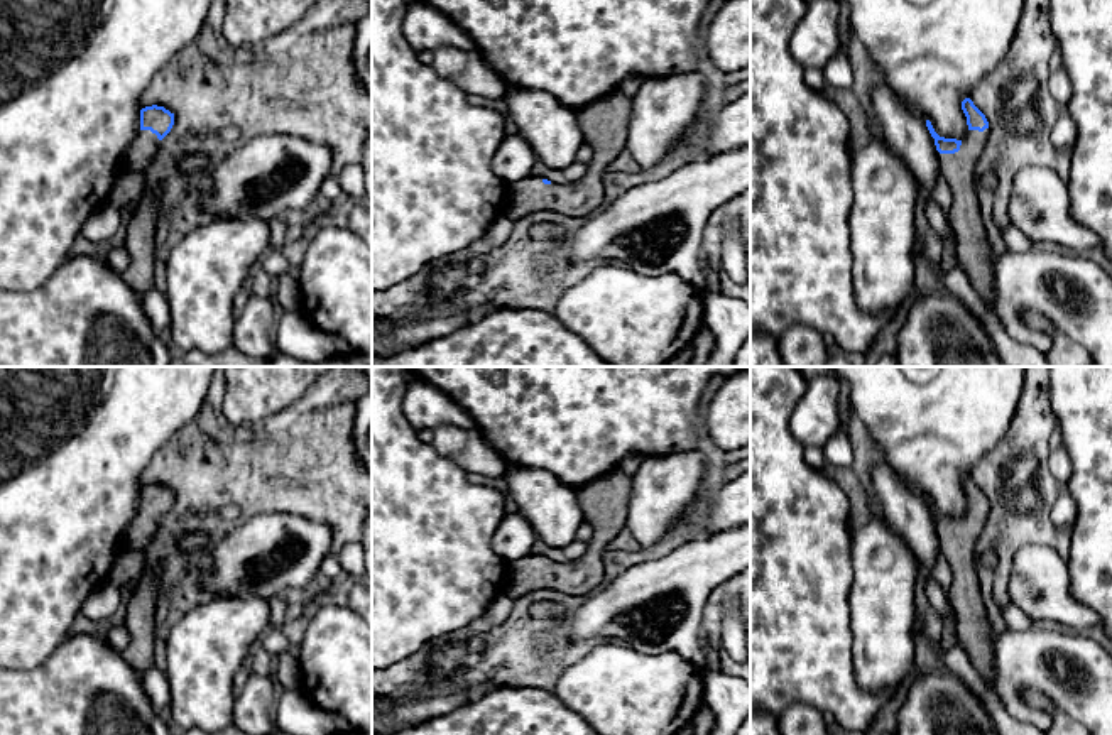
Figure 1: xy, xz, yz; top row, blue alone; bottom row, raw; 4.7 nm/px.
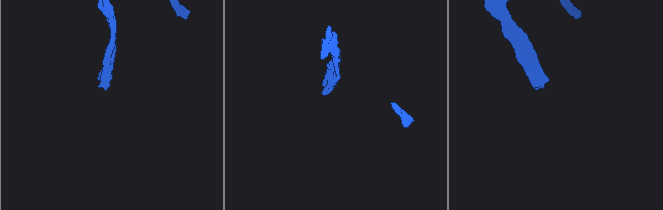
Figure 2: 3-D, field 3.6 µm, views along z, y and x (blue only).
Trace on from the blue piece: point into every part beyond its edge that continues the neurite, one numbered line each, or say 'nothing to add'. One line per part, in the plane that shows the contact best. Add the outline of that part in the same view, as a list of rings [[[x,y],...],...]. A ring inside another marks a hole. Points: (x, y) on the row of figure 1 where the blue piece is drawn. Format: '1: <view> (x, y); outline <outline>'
1: yz (974, 252); outline [[[989,128],[984,132],[968,130],[960,150],[955,154],[938,152],[938,161],[953,196],[948,223],[955,237],[958,265],[967,274],[973,289],[982,296],[987,308],[994,313],[995,259],[992,257],[992,247],[980,220],[975,188],[975,167],[987,135]]]

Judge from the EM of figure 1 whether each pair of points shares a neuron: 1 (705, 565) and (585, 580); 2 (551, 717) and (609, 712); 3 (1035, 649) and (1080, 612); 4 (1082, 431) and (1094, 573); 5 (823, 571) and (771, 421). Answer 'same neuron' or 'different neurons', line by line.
1: different neurons
2: different neurons
3: different neurons
4: same neuron
5: same neuron

